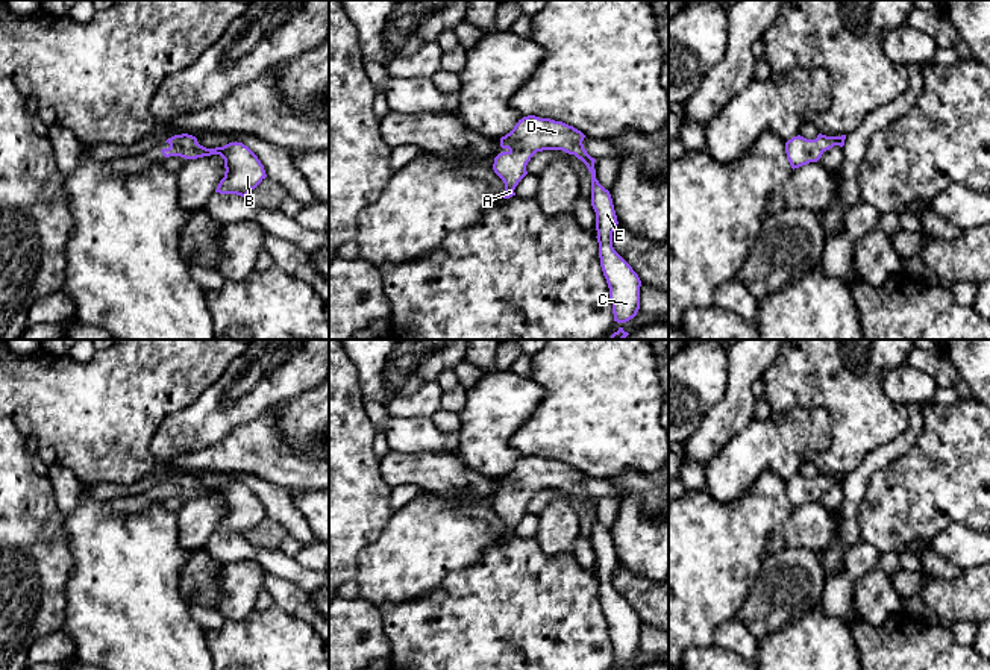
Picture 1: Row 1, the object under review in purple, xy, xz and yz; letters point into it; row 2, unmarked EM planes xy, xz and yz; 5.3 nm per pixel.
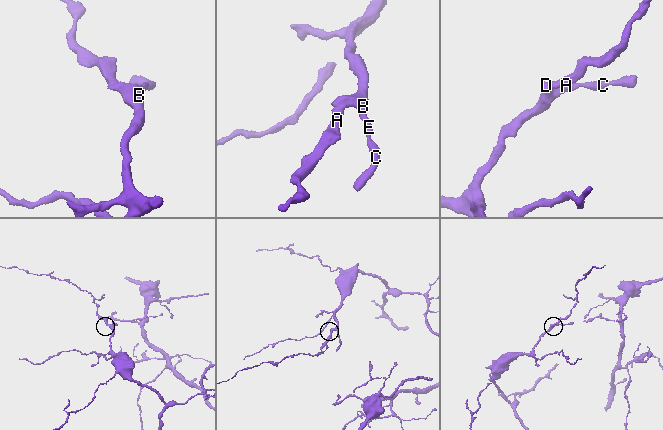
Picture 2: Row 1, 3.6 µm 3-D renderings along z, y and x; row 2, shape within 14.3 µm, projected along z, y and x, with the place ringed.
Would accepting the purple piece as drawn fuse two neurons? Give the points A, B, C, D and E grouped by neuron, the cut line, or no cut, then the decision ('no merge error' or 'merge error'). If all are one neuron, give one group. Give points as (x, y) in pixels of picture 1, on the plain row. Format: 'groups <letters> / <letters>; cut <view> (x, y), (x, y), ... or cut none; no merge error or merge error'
groups A B C D E; cut none; no merge error

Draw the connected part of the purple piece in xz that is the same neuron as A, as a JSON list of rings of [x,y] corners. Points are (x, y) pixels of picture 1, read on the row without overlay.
[[[535,455],[523,456],[509,473],[500,477],[503,491],[494,497],[493,509],[505,523],[502,537],[509,538],[515,535],[514,529],[528,514],[526,505],[537,491],[562,490],[587,505],[591,512],[591,546],[596,552],[600,606],[609,628],[614,661],[626,662],[640,649],[641,620],[612,587],[617,555],[609,531],[596,518],[596,499],[584,488],[584,477],[581,470],[562,461]]]

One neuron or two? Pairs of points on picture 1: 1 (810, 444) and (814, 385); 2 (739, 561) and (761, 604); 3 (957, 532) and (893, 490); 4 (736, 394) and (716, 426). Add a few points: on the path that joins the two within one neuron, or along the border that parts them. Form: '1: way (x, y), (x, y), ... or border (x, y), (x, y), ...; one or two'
1: border (816, 407), (822, 407), (828, 414), (830, 440); two
2: border (772, 555), (763, 563), (761, 572), (736, 616); two
3: border (974, 529), (961, 523), (949, 523), (928, 544); two
4: way (736, 402), (736, 407), (723, 419); one

